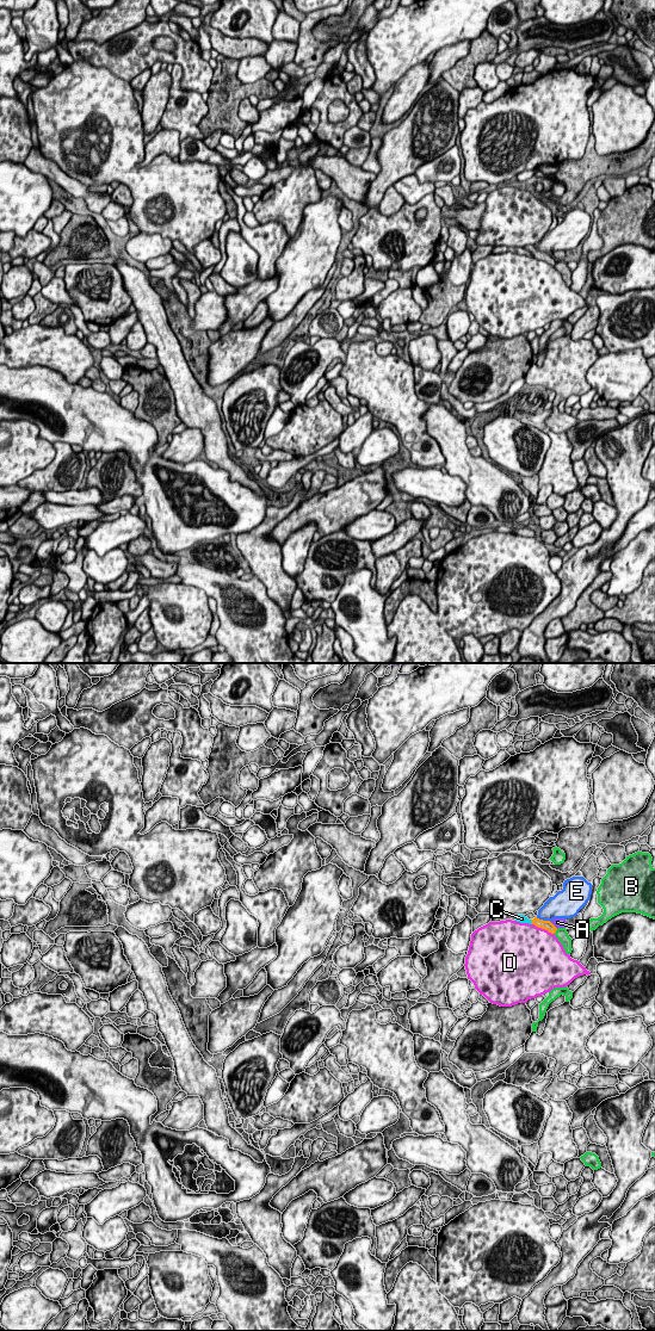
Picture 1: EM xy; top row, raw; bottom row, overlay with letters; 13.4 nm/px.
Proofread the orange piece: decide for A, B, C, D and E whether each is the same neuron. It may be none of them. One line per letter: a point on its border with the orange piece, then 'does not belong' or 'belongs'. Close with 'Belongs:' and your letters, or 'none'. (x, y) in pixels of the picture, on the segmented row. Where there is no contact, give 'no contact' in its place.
A: contact xy (552, 924); does not belong
B: contact xy (555, 932); does not belong
C: contact xy (531, 921); does not belong
D: contact xy (543, 928); does not belong
E: contact xy (543, 921); does not belong
Belongs: none

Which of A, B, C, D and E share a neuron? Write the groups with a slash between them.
A / B / C / D / E

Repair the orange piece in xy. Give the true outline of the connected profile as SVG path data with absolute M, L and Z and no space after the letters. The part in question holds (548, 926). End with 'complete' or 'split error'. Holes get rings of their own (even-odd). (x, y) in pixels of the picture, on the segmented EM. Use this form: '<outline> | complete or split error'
M534 917L533 920L531 920L531 922L536 927L545 929L551 934L555 934L556 930L557 930L557 928L550 921L543 921L543 920L539 920L539 918Z | complete

